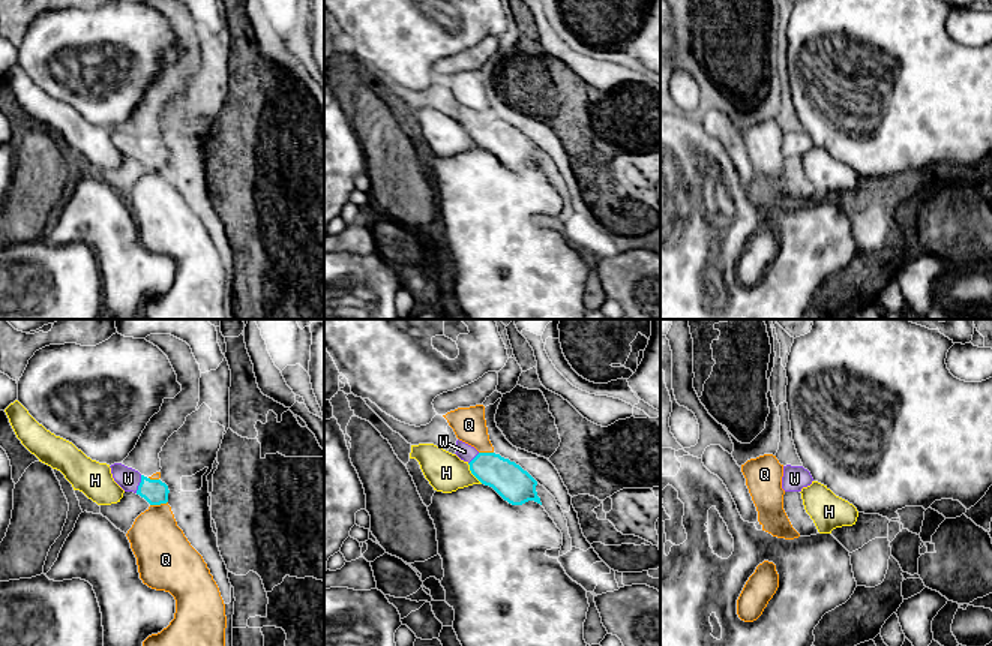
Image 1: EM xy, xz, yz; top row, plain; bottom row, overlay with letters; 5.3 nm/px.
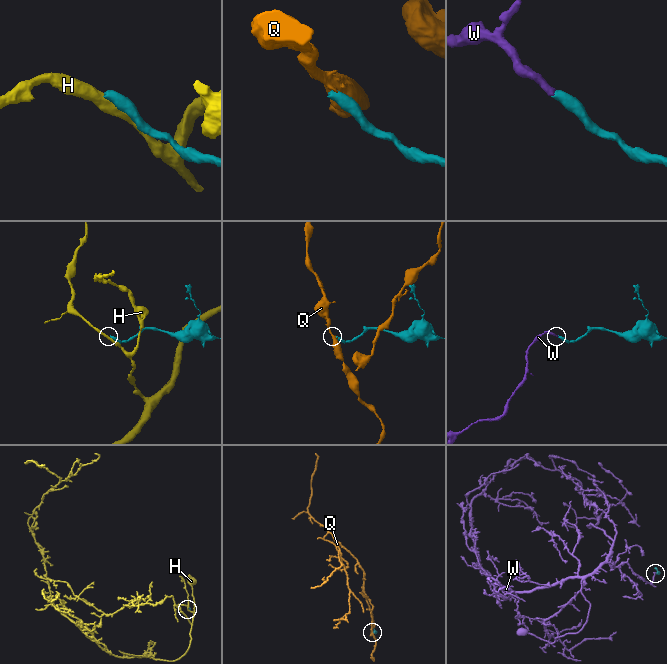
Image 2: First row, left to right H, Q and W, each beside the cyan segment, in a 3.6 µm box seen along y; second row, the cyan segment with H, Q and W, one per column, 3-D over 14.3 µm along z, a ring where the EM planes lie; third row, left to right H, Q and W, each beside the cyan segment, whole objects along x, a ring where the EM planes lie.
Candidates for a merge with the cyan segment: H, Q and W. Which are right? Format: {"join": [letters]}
{"join": ["W"]}

